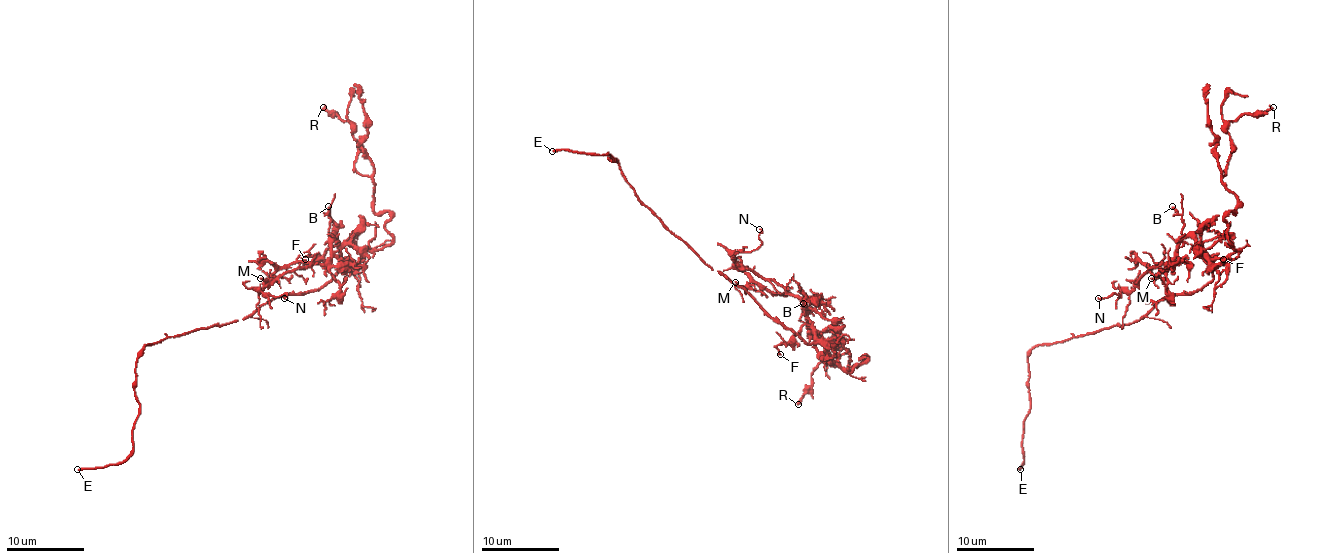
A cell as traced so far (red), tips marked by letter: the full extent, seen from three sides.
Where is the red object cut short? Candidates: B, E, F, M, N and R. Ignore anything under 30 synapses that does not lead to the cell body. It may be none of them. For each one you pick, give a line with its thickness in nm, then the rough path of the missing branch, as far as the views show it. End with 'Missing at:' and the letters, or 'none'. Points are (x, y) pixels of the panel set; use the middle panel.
E: calibre 170 nm; course (552, 151), (543, 153), (506, 185)
Missing at: E

